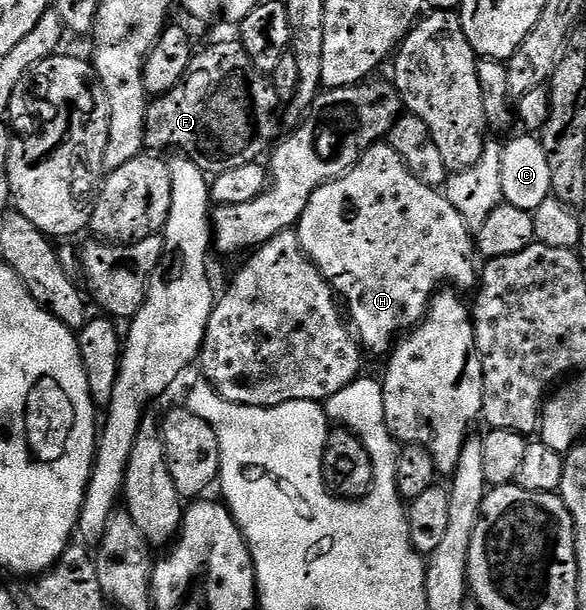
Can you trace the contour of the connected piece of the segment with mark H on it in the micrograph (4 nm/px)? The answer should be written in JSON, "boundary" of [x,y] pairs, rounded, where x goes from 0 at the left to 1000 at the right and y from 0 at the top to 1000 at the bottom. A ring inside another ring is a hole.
{"boundary":[[[659,234],[630,241],[630,248],[623,248],[619,259],[590,287],[578,290],[572,297],[555,300],[548,307],[541,307],[541,313],[534,313],[534,320],[514,352],[507,380],[510,397],[524,423],[543,438],[553,457],[561,462],[567,474],[589,495],[590,505],[596,508],[597,538],[602,541],[614,567],[628,580],[666,580],[676,554],[706,539],[722,525],[722,518],[729,515],[729,502],[735,498],[735,489],[751,479],[754,467],[749,466],[754,461],[771,461],[778,467],[771,469],[783,477],[804,472],[804,475],[809,475],[814,467],[814,434],[811,441],[811,428],[814,430],[814,395],[807,387],[805,375],[795,369],[794,359],[782,349],[780,341],[773,339],[766,326],[747,308],[718,300],[718,293],[712,293],[712,287],[705,287],[698,280],[698,274],[691,274],[684,254],[677,254],[677,248],[671,248],[671,241]]]}

